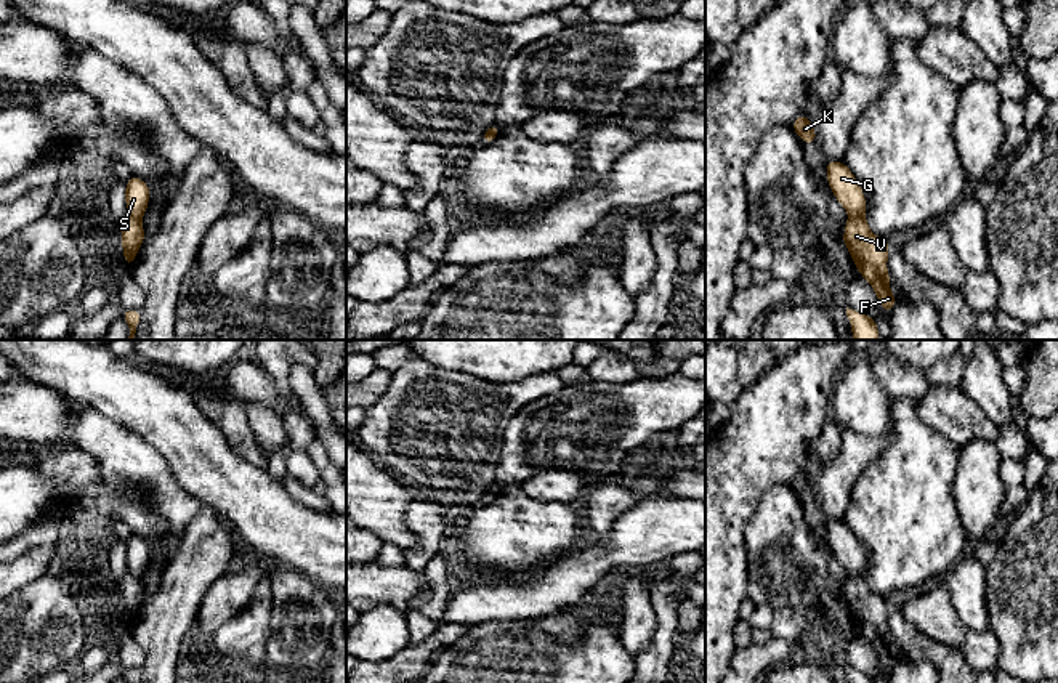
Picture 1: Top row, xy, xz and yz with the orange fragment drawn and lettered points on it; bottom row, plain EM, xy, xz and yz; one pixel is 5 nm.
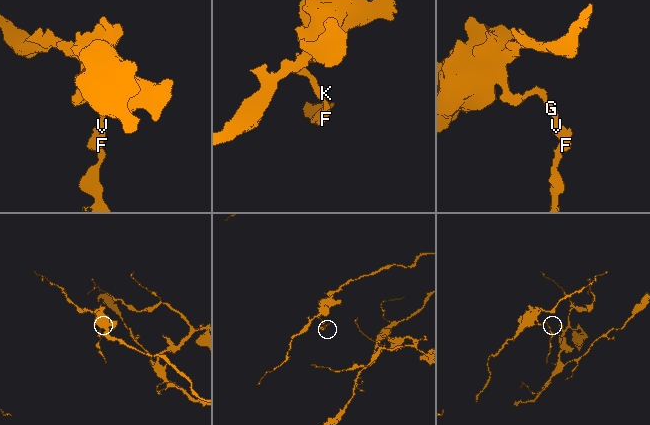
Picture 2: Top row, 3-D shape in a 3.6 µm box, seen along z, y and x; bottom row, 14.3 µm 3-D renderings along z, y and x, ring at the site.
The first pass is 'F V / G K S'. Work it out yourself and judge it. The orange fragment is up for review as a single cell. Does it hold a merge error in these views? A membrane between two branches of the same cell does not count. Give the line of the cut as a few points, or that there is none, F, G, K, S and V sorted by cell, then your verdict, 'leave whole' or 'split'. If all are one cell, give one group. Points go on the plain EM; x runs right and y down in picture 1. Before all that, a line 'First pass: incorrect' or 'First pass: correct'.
First pass: correct
yz (863, 571), (850, 576) | F V / G K S | split

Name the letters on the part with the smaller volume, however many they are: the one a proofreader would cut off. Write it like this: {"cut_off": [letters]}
{"cut_off": ["F", "V"]}

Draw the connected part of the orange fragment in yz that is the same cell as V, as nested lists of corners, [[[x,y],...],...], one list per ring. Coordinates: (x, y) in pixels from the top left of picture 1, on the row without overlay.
[[[866,574],[850,576],[843,590],[843,604],[851,612],[859,633],[874,646],[883,670],[891,672],[898,657],[890,649],[886,628],[890,601],[872,593]]]

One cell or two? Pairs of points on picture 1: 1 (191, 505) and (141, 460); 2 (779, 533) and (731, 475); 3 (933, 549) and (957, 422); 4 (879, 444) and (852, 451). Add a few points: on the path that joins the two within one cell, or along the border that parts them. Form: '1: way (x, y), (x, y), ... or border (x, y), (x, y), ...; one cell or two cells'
1: way (178, 501), (151, 473); one cell
2: border (791, 486), (771, 486), (746, 526); two cells
3: border (922, 420), (959, 448); two cells
4: way (872, 448), (858, 451); one cell

